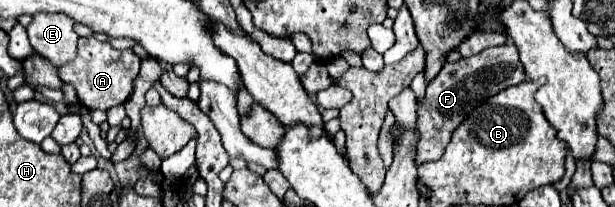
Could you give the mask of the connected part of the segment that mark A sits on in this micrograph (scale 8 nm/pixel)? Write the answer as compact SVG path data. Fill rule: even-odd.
M80 38L76 60L60 66L58 72L66 84L74 86L82 106L88 110L110 110L112 106L126 104L134 92L134 80L140 72L140 58L132 50L114 50L108 42L98 42L96 38Z

